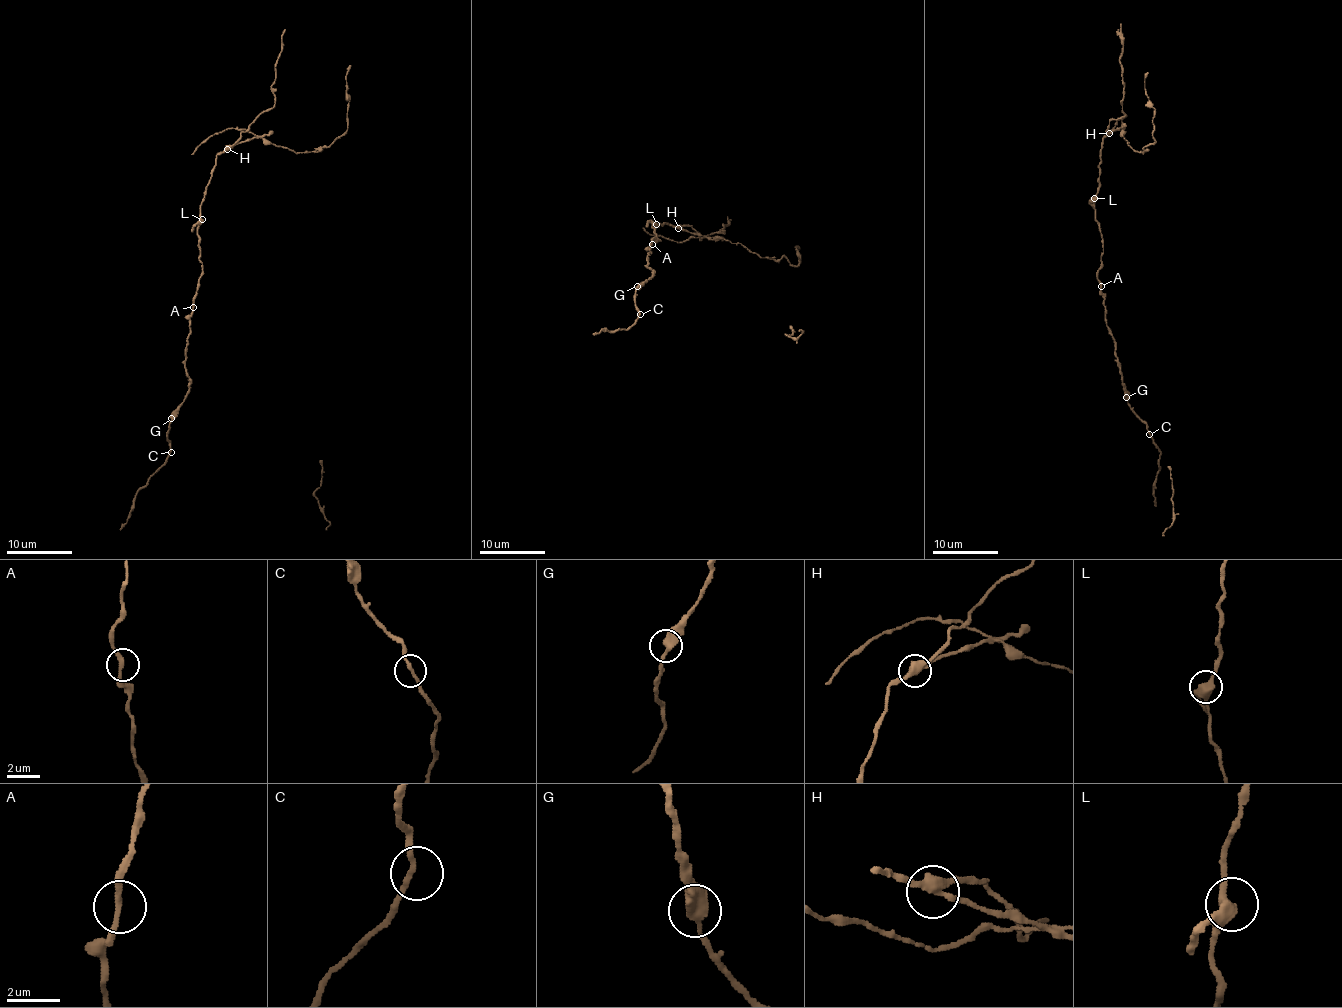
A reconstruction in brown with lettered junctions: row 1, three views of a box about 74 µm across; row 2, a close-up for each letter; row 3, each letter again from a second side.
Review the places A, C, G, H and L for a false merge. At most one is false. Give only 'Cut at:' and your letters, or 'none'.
Cut at: H

